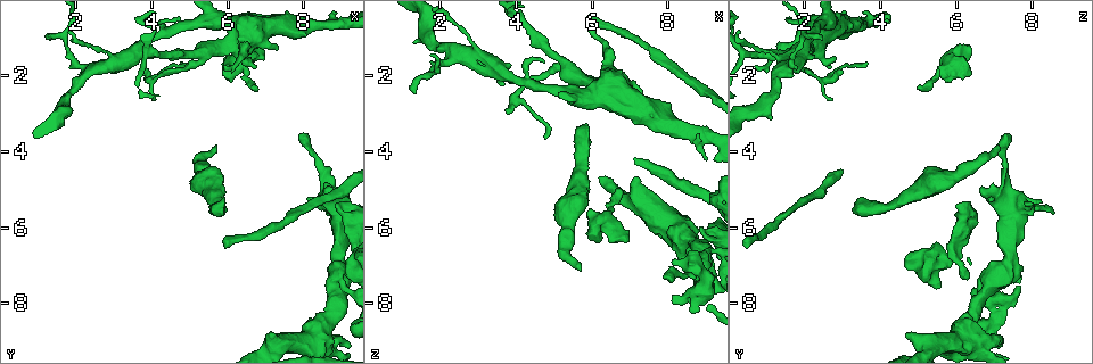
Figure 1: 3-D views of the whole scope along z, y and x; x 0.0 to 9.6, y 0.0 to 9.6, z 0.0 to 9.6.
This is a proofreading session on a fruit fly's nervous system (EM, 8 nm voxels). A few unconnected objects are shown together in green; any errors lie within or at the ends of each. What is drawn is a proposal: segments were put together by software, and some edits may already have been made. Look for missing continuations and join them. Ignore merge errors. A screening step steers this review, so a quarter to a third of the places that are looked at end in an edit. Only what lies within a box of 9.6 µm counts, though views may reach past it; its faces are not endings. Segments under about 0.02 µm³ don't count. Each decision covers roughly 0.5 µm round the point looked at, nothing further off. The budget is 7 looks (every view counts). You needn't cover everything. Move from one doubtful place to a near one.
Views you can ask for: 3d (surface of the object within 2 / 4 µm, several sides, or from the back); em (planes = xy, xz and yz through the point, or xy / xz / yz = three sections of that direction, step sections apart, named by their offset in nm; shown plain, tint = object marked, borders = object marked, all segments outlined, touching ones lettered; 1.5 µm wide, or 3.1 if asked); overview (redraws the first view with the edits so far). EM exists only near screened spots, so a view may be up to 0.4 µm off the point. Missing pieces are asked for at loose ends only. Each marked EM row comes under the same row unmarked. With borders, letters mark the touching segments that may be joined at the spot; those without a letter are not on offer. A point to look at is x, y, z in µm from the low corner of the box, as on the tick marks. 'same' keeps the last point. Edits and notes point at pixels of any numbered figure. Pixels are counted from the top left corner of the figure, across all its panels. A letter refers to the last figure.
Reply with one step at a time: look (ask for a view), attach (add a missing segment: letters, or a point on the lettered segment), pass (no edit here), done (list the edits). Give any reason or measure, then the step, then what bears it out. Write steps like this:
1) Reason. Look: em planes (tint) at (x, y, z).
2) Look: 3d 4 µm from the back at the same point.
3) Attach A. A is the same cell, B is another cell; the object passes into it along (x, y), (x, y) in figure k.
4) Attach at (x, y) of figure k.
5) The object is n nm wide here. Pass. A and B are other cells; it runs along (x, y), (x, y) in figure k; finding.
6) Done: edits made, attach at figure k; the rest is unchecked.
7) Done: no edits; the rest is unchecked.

Free end. Look: 3d 4 µm from the back at (6.90, 1.25, 6.35).

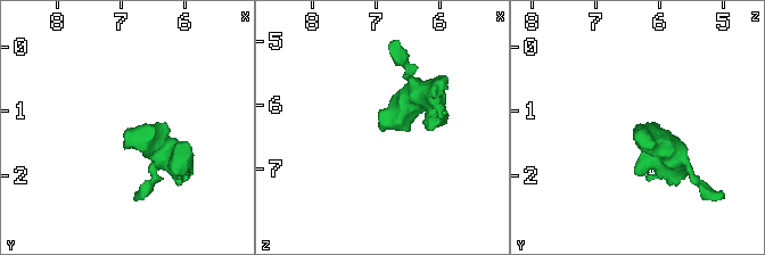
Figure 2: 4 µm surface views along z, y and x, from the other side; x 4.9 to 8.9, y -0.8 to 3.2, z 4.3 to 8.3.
Look: em xy step 8 (tint) at (6.90, 1.25, 6.35).

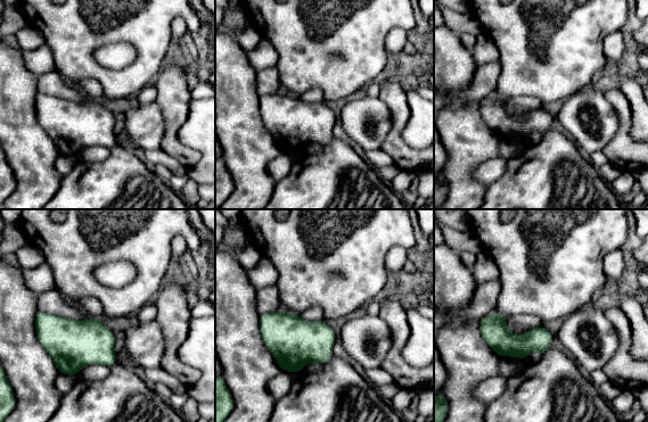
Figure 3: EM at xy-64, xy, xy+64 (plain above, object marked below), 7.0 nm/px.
Look: em planes (borders) at the same point.

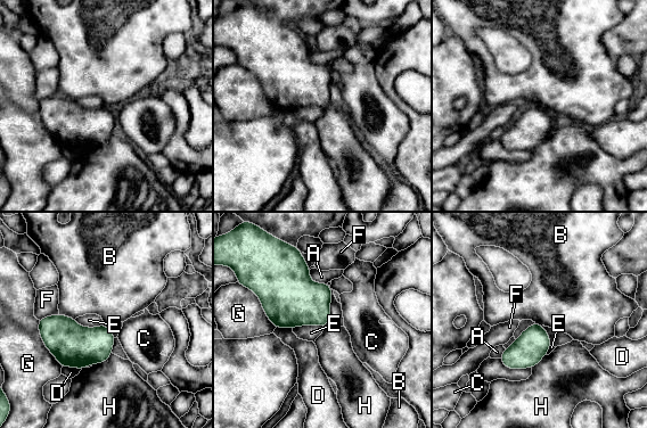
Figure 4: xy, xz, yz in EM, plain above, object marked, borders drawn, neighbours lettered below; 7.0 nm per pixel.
Pass. A, B, C, D, E, F, G and H are other cells; a border runs along (59, 313), (74, 319) in figure 4; none of them fits.

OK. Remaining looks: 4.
An open end. Look: 3d 4 µm at (5.90, 5.25, 3.45).

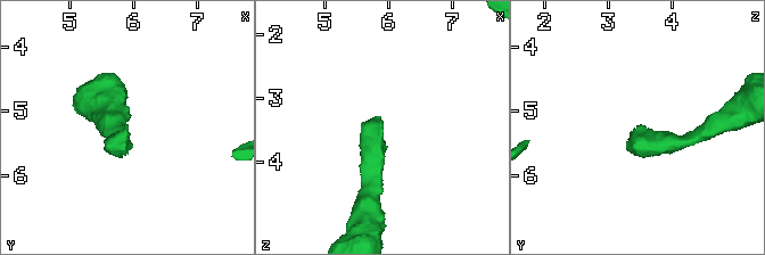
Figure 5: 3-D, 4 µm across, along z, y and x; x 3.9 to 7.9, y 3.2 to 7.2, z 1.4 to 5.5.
Look: em 3.1 µm planes (borders) at (5.90, 5.20, 3.45).

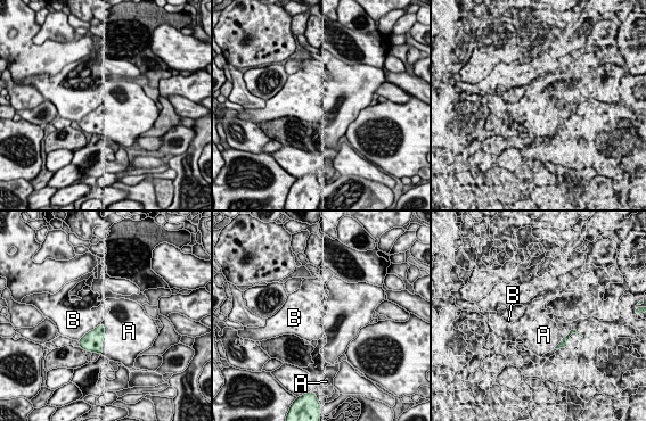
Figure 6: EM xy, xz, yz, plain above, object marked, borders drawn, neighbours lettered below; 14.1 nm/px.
The object is 140 nm wide here. Pass. A and B are other cells; a border runs along (101, 323), (104, 339), (100, 354) in figure 6; no lettered segment goes on from it.

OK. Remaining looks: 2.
Stops while still wide. Look: em planes (borders) at (8.65, 5.40, 8.30).

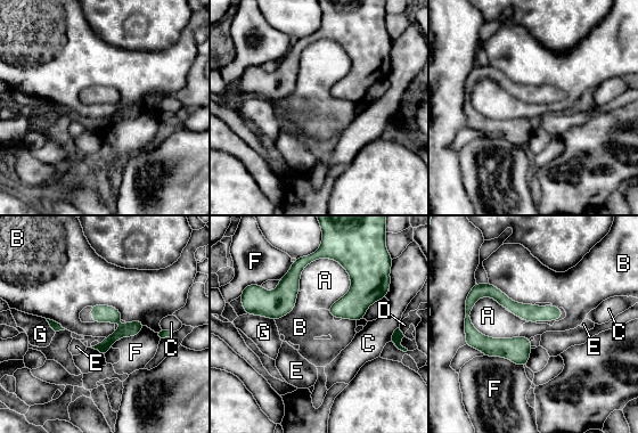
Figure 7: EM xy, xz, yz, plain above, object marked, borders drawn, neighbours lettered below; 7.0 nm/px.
Pass. A, B, C, D, E, F and G are other cells; a border runs along (91, 305), (113, 305), (123, 320) in figure 7; none of them fits.

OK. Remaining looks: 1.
Done: no edits; the rest is unchecked.

